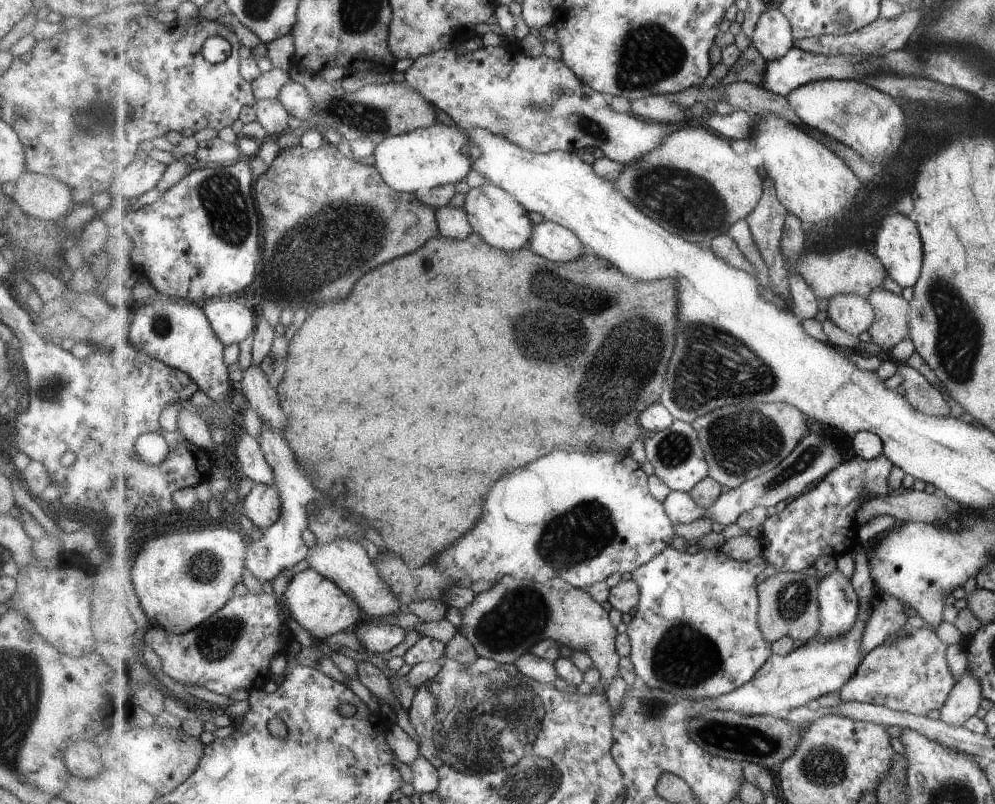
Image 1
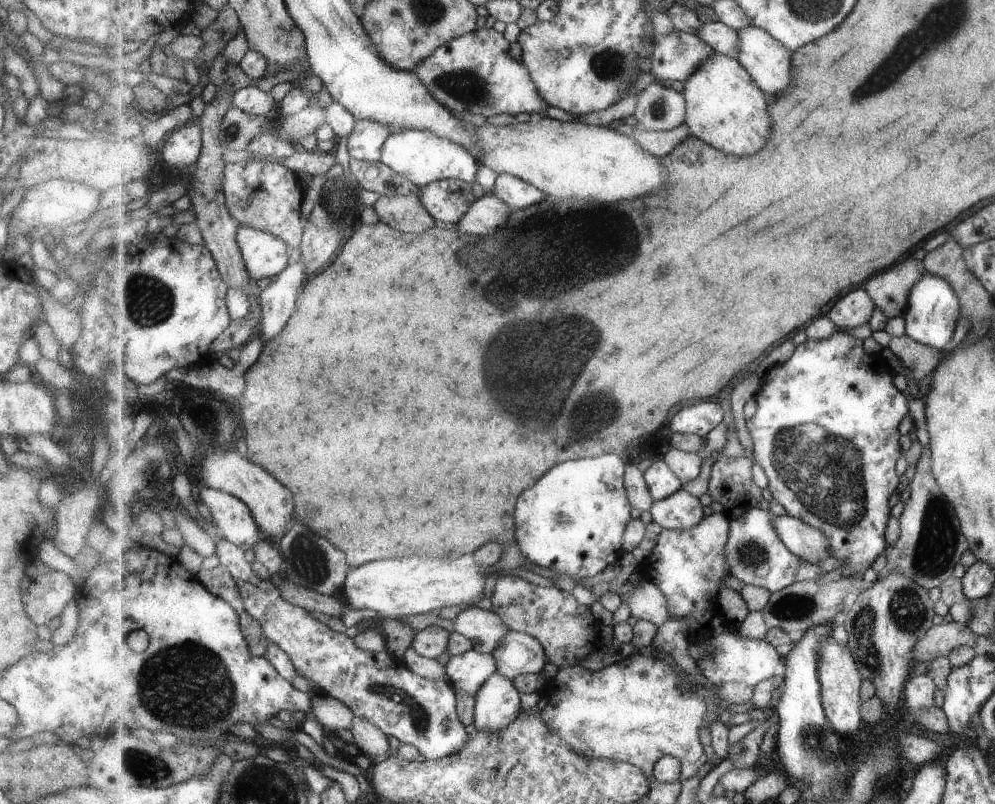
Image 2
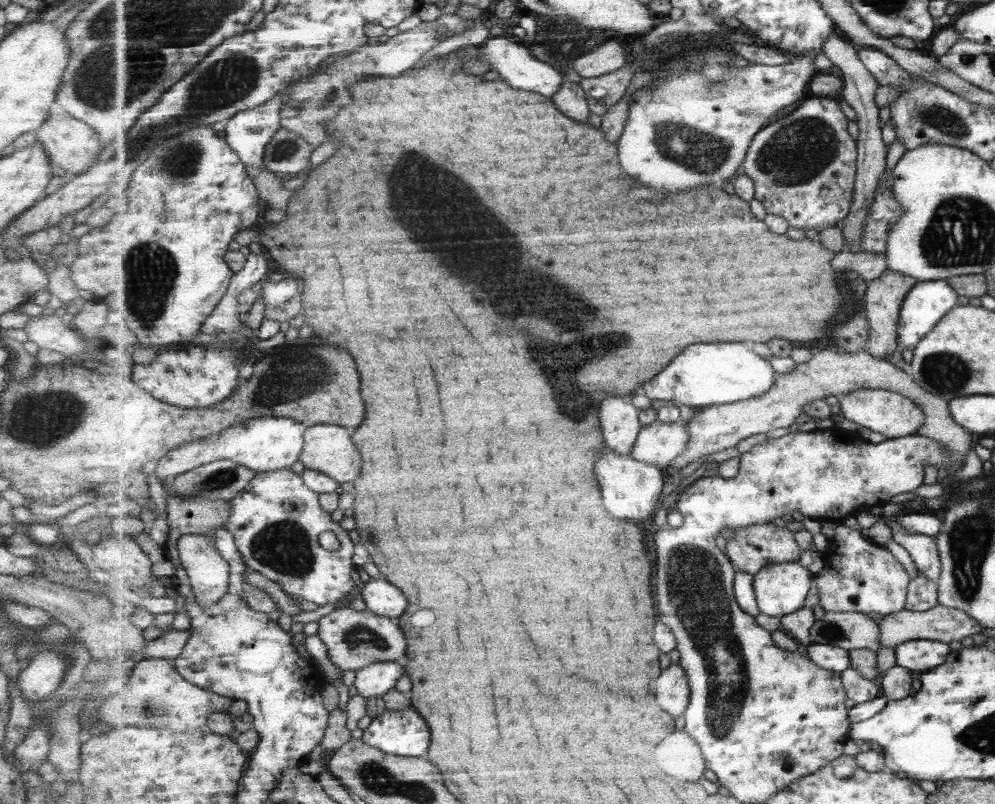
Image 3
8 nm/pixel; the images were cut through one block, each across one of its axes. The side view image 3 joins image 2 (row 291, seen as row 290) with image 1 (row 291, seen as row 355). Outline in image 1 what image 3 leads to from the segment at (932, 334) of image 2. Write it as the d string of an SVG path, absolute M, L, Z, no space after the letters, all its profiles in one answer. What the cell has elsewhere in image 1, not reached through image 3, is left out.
M894 212L885 216L875 234L874 254L881 260L889 277L894 280L907 294L916 286L924 266L924 242L922 241L917 223L907 216Z

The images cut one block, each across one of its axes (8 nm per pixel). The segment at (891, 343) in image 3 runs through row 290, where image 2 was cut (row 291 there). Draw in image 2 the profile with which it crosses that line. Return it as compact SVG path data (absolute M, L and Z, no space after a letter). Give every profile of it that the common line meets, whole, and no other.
M906 256L905 261L870 278L864 289L873 299L876 308L881 310L887 319L903 317L908 310L913 285L924 276L924 271L921 260Z

